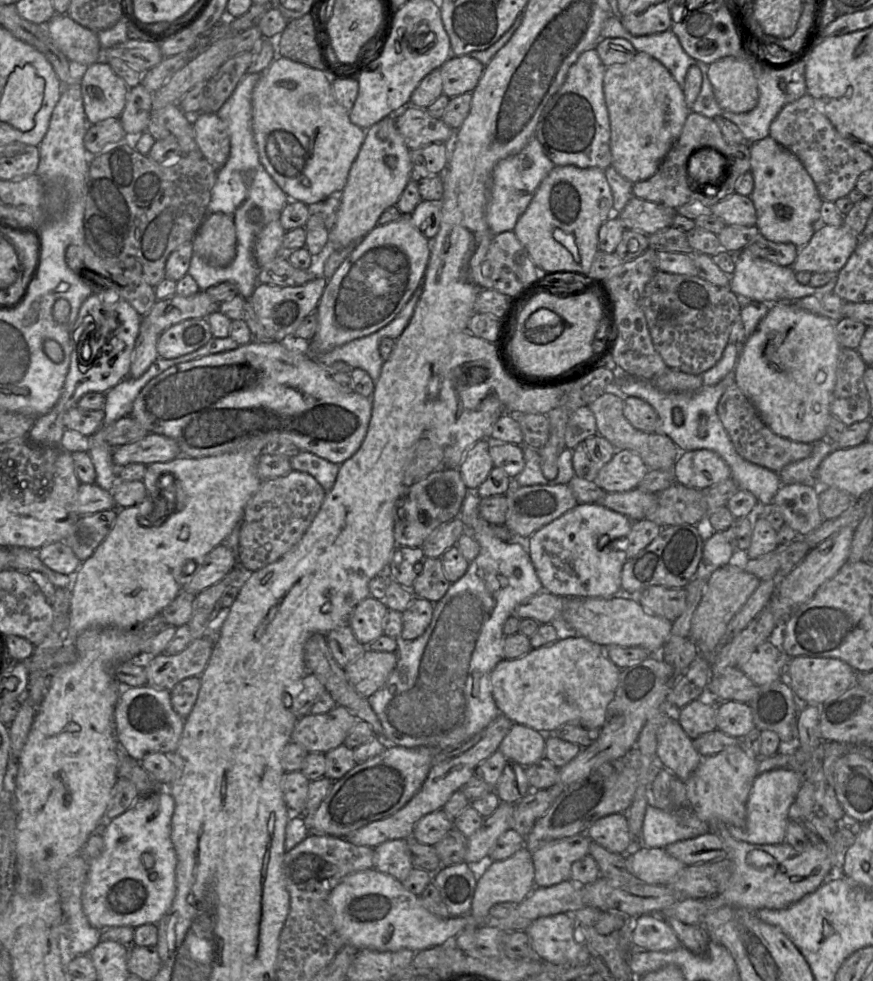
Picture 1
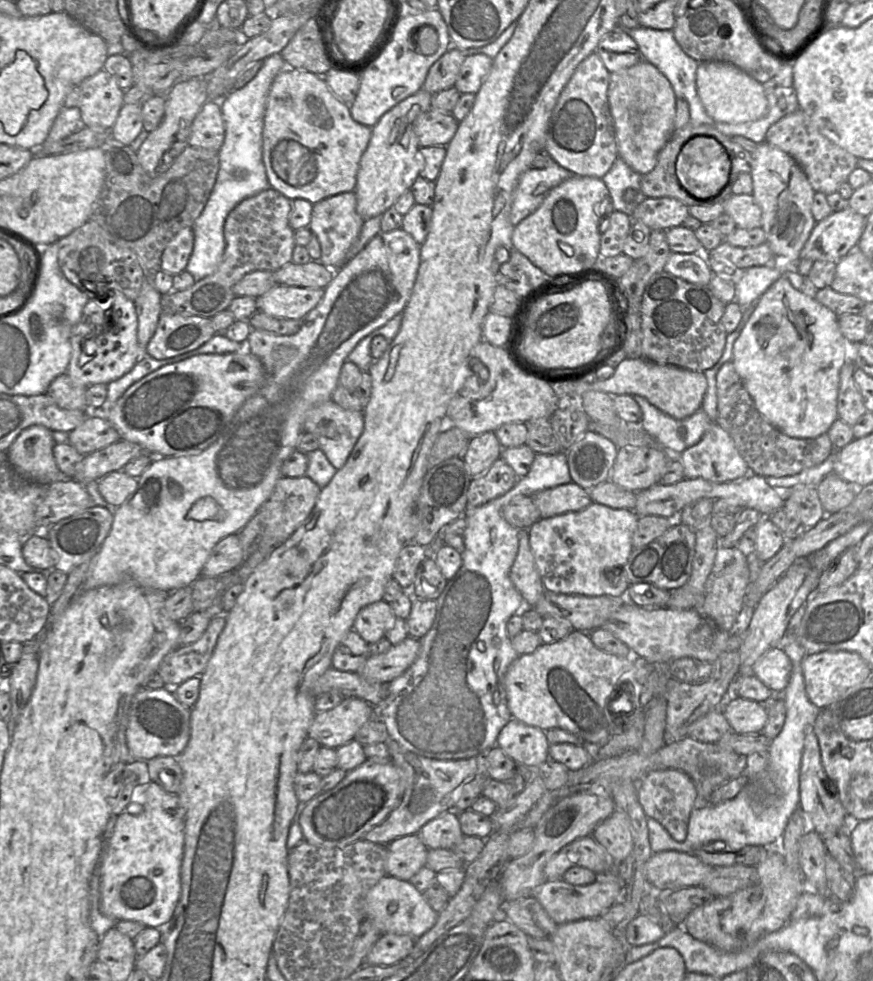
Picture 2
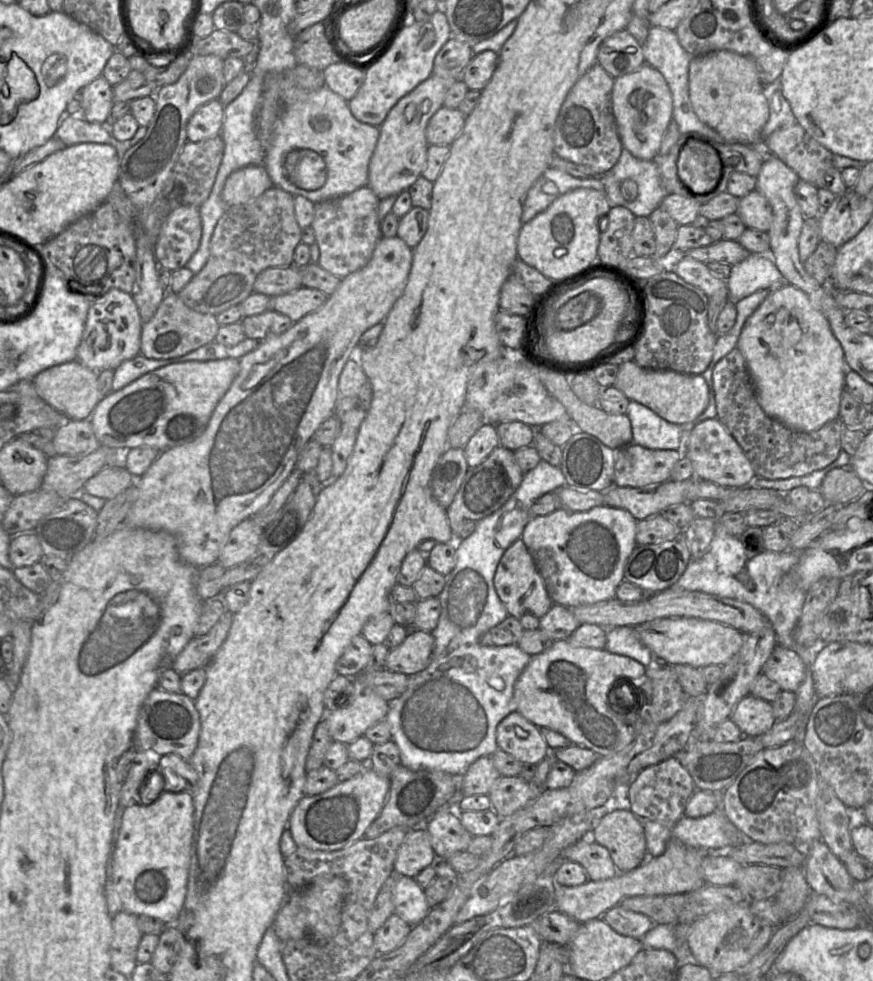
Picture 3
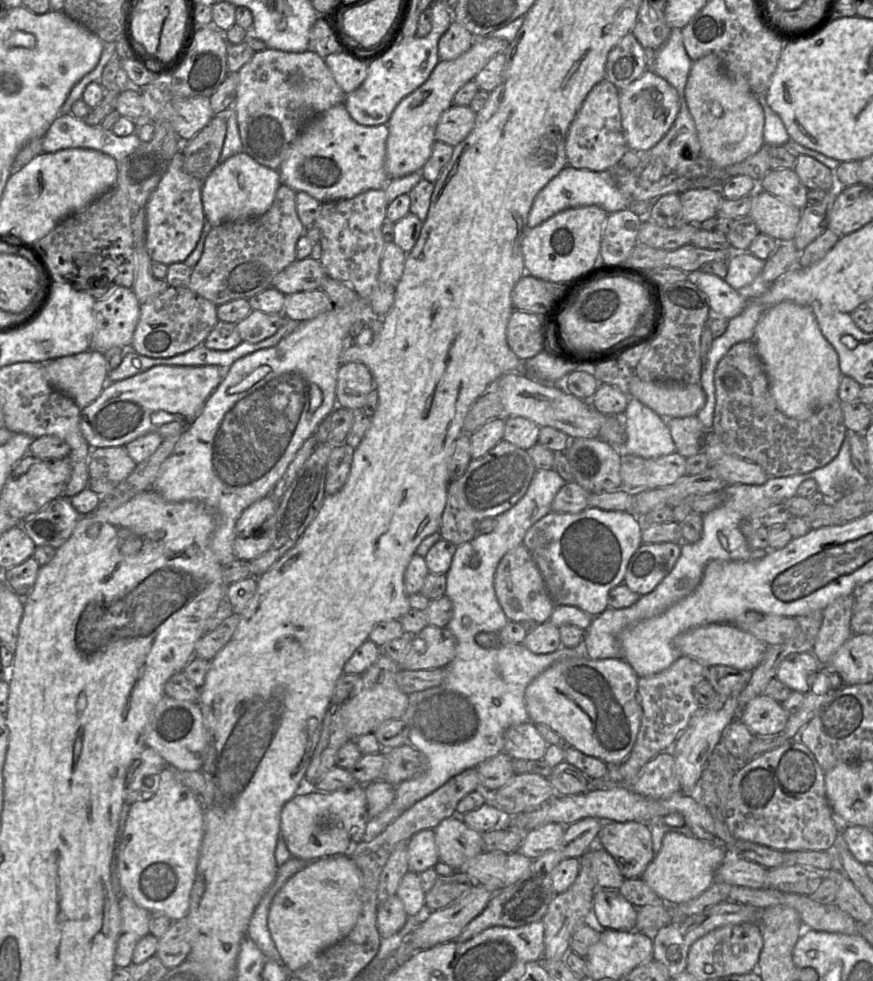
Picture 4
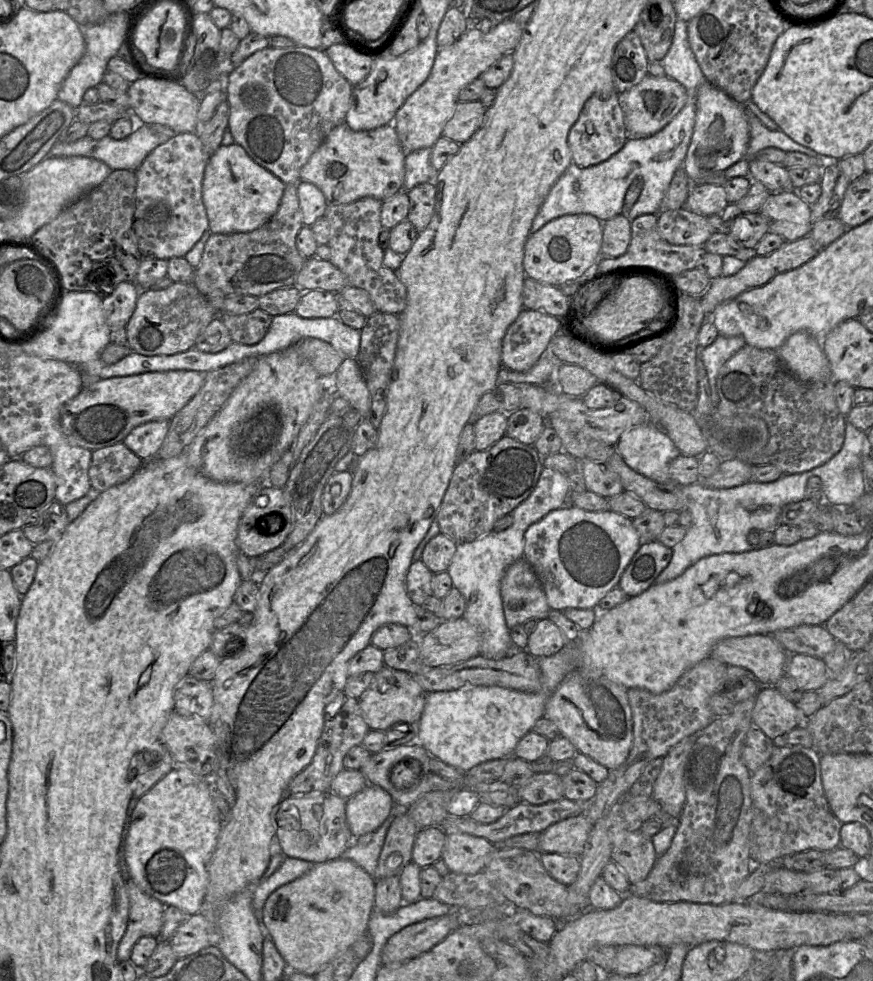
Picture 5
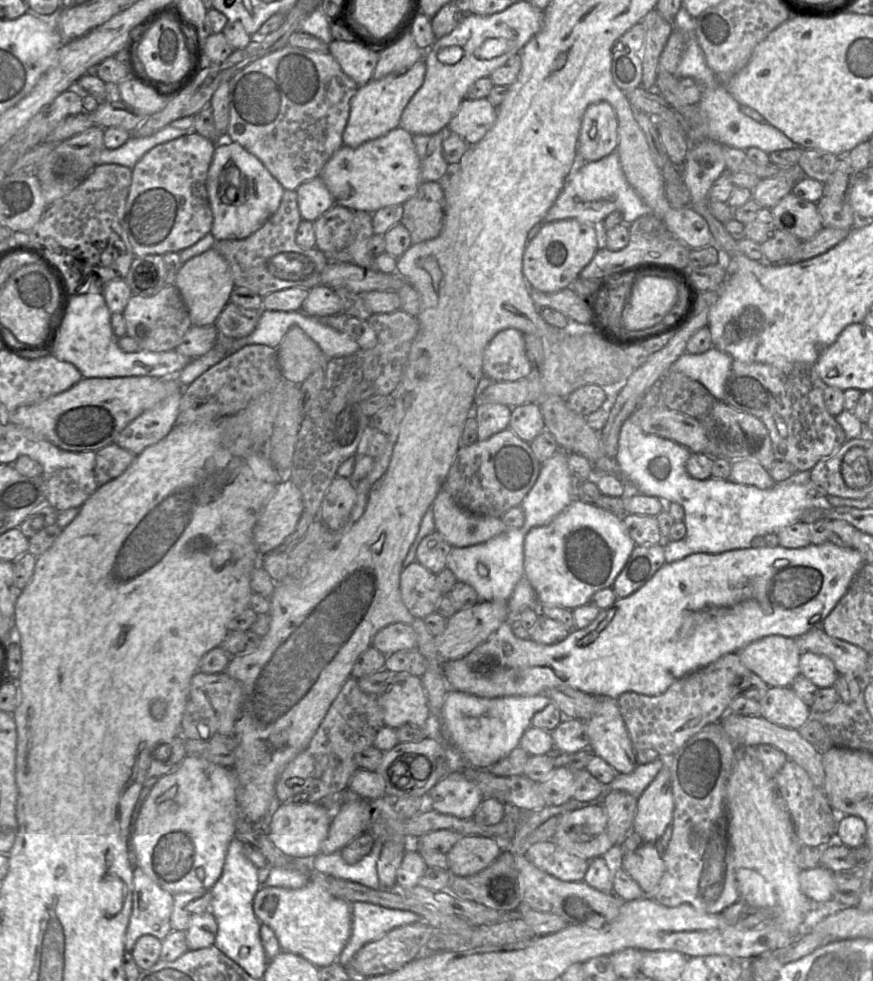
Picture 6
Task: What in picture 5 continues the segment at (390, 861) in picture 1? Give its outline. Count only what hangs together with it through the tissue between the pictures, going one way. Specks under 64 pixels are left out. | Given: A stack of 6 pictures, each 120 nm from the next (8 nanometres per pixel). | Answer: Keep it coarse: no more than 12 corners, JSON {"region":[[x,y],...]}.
{"region":[[438,826],[420,829],[412,862],[421,868],[441,859],[447,834]]}

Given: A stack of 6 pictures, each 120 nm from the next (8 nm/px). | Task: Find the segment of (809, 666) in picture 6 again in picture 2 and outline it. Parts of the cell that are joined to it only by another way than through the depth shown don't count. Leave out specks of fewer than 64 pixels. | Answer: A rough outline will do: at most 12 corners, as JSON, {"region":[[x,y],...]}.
{"region":[[780,646],[768,649],[751,673],[774,694],[788,685],[792,663]]}

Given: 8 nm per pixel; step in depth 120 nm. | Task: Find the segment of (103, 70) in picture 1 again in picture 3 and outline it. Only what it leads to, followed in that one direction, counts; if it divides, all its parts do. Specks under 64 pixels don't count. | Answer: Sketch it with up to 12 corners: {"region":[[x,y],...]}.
{"region":[[102,76],[82,89],[82,117],[110,123],[113,87]]}

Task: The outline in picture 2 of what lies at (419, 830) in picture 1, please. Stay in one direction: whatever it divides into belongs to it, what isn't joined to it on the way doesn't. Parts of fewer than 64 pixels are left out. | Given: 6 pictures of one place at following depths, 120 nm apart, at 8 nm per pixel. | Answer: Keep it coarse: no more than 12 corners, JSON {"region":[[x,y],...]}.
{"region":[[441,812],[418,835],[428,849],[453,849],[464,836],[458,812]]}

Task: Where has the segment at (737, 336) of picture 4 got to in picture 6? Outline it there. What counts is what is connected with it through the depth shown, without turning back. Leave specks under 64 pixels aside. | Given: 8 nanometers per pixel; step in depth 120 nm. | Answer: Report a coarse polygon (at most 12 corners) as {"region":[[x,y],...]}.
{"region":[[712,346],[671,366],[723,401],[733,359]]}

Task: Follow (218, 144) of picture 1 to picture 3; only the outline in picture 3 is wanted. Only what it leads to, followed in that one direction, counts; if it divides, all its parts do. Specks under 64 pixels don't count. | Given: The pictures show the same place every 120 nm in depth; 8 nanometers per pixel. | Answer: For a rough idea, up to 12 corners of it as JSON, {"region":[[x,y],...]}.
{"region":[[219,98],[199,107],[188,122],[188,140],[220,135]]}

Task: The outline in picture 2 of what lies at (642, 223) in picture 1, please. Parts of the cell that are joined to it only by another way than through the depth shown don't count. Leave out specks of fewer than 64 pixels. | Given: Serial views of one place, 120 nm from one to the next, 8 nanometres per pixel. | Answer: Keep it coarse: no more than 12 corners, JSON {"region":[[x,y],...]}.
{"region":[[646,198],[631,218],[651,230],[681,226],[688,206],[670,198]]}

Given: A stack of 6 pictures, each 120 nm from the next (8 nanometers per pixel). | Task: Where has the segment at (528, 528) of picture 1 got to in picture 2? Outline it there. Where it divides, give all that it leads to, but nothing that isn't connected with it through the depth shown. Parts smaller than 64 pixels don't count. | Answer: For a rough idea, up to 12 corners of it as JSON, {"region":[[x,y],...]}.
{"region":[[573,482],[530,497],[541,518],[576,512],[593,502]]}

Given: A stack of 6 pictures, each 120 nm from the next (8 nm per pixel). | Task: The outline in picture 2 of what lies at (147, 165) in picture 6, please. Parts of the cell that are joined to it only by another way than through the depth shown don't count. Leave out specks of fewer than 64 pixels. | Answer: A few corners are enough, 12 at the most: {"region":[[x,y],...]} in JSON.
{"region":[[185,227],[165,247],[160,269],[173,276],[186,269],[193,227]]}

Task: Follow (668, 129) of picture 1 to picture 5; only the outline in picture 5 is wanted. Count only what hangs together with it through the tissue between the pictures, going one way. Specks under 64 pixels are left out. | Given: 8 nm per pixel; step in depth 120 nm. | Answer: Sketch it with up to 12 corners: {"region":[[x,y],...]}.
{"region":[[648,74],[618,95],[628,138],[659,132],[687,102],[681,83]]}

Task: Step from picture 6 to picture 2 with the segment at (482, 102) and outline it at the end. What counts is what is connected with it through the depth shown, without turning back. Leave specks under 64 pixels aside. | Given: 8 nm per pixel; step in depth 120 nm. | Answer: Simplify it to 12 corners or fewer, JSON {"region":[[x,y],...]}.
{"region":[[432,108],[414,122],[419,146],[447,146],[458,124]]}

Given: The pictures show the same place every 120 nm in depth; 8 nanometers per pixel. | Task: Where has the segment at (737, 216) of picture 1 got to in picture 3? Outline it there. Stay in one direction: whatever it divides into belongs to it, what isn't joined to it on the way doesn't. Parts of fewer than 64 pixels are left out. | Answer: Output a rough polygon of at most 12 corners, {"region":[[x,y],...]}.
{"region":[[757,190],[736,212],[746,228],[768,232],[773,214]]}

